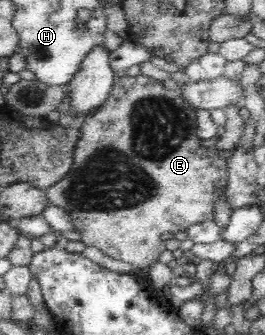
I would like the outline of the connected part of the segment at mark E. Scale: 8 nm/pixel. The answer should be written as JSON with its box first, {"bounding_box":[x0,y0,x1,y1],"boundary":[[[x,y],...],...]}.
{"bounding_box":[44,74,230,269],"boundary":[[[124,74],[115,79],[109,92],[109,98],[82,124],[80,138],[74,151],[73,165],[69,173],[60,182],[44,190],[49,204],[63,208],[67,212],[71,222],[73,222],[71,226],[74,226],[76,232],[81,234],[82,242],[85,245],[96,246],[98,250],[111,256],[114,260],[128,262],[128,264],[140,269],[146,269],[148,266],[152,266],[154,262],[158,262],[158,257],[166,250],[166,240],[173,238],[174,234],[180,230],[186,231],[192,224],[212,220],[215,212],[214,200],[222,192],[222,188],[227,186],[229,180],[226,164],[230,158],[230,150],[218,150],[213,147],[202,146],[202,139],[198,136],[197,110],[186,103],[178,91],[166,88],[162,81],[144,74],[137,76]]]}

